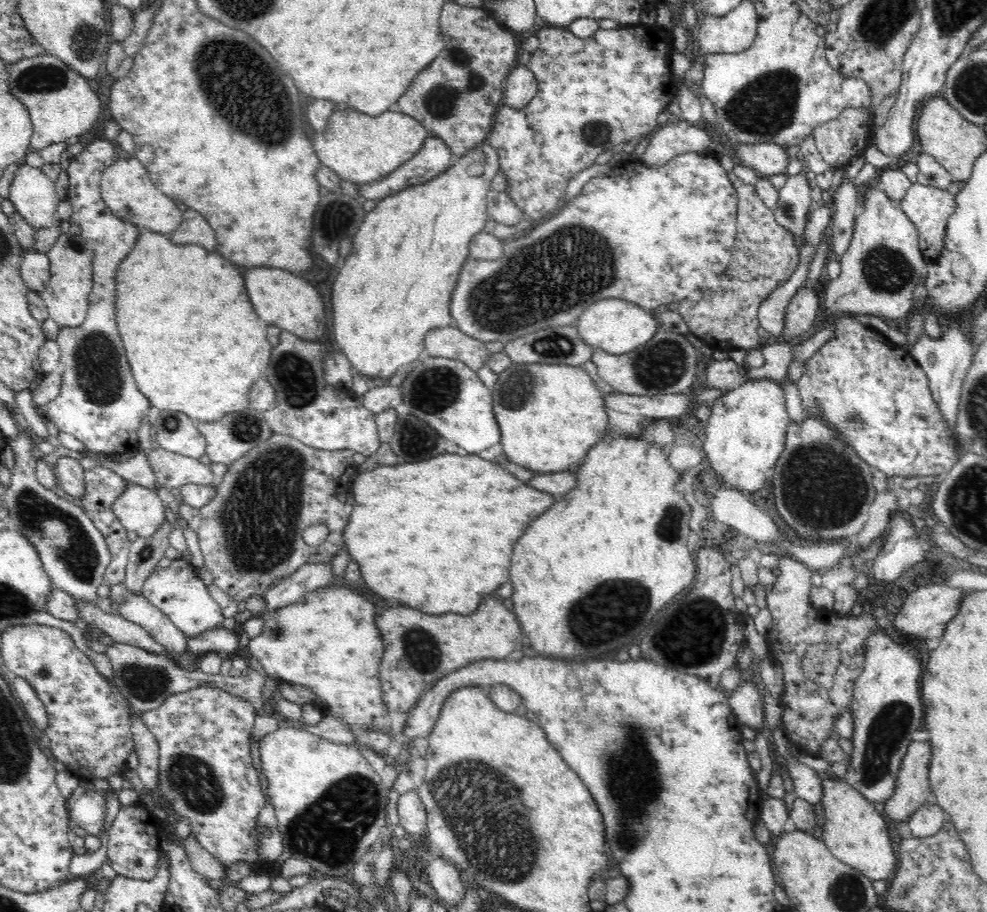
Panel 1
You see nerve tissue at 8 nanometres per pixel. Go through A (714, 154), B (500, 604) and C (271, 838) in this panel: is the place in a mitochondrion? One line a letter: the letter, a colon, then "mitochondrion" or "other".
A: other
B: other
C: mitochondrion

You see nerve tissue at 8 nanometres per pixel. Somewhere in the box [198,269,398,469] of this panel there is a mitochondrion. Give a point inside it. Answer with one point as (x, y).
(296, 378)

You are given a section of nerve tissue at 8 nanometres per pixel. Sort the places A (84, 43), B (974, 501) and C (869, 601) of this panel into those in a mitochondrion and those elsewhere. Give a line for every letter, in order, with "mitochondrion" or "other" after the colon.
A: mitochondrion
B: mitochondrion
C: other

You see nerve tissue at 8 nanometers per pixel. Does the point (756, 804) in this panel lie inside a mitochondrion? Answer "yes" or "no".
no

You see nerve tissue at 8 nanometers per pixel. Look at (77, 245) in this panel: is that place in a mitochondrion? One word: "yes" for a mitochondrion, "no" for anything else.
yes

